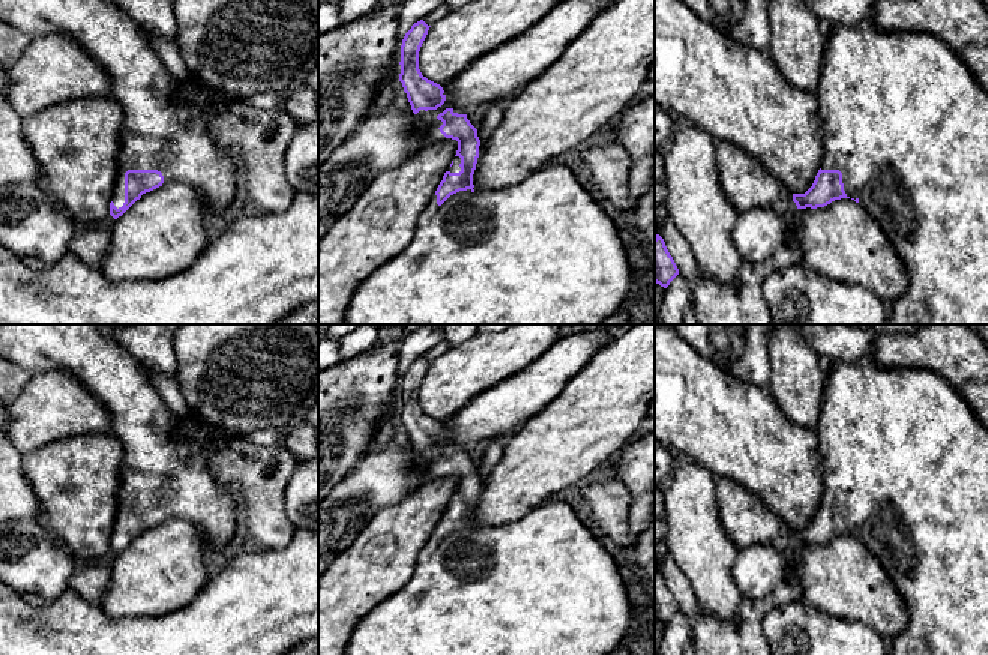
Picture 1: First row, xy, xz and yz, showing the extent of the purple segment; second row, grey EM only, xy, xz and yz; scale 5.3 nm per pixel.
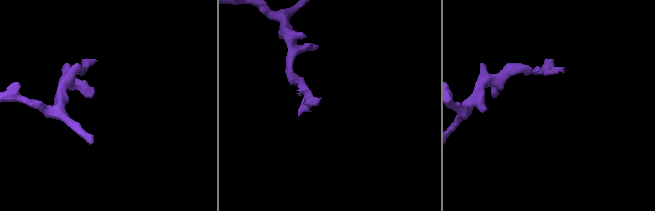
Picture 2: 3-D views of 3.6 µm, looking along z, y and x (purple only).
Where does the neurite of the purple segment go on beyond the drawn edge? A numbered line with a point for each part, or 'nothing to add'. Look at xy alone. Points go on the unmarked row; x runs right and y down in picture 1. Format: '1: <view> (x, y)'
1: xy (159, 470)

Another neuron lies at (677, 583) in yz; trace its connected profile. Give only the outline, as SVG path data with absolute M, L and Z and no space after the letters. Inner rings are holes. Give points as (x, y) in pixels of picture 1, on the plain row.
M665 541L655 544L655 569L664 575L665 583L679 605L679 611L689 620L694 620L700 614L701 605L698 604L688 578L667 551Z

